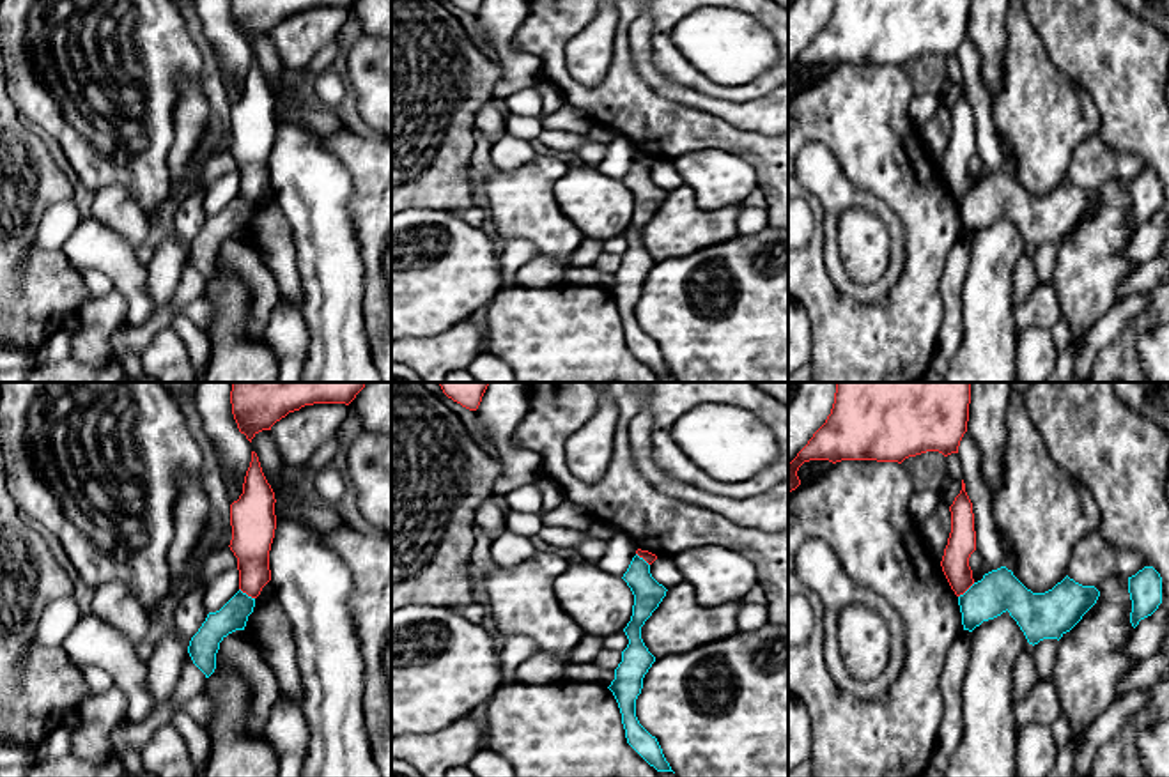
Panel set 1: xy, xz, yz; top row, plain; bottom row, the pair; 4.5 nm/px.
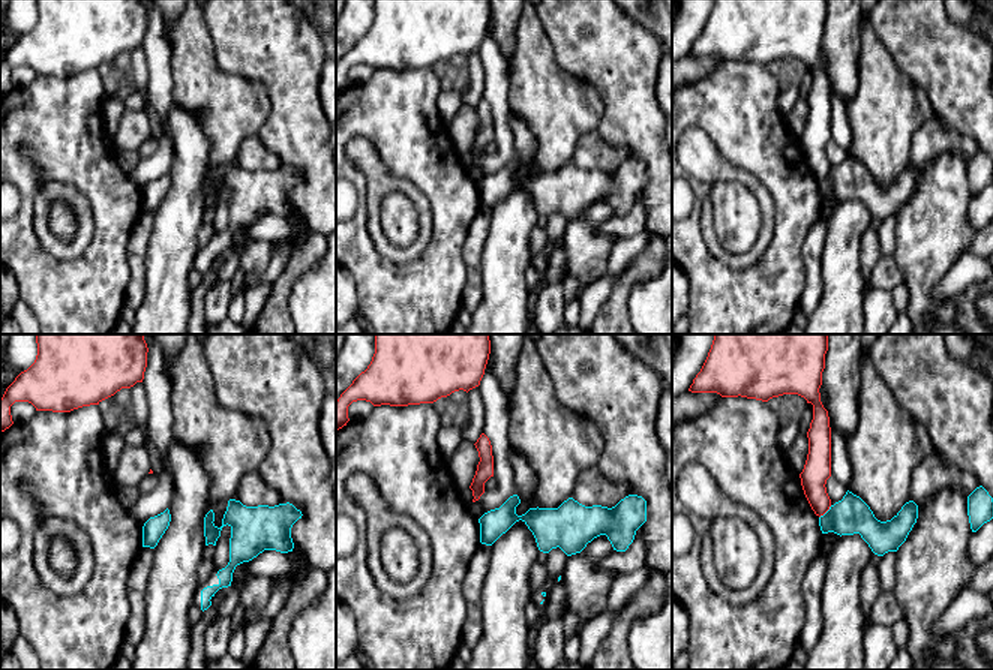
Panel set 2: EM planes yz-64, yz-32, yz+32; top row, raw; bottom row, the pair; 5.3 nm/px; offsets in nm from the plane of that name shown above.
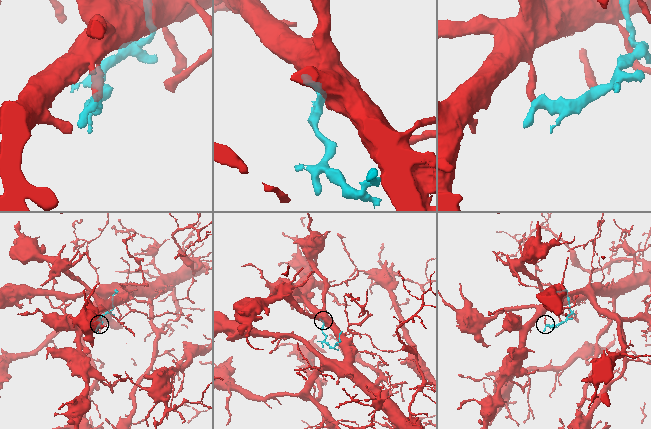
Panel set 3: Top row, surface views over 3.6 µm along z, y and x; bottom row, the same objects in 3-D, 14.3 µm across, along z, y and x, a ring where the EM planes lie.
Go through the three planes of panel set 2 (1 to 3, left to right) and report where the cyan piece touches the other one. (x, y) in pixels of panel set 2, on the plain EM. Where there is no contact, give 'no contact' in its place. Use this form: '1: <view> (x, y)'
1: no contact
2: no contact
3: yz+32 (825, 176)

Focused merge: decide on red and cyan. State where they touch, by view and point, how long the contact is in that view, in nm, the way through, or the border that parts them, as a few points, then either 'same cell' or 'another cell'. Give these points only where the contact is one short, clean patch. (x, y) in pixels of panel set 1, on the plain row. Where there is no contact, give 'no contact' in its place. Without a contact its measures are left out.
yz (966, 193) | 100 nm | along yz (975, 186), (959, 200) | another cell

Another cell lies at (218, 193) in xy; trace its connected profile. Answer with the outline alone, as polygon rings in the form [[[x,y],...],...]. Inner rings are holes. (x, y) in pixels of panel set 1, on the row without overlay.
[[[228,172],[204,186],[204,209],[207,216],[220,214],[239,195],[239,173]]]

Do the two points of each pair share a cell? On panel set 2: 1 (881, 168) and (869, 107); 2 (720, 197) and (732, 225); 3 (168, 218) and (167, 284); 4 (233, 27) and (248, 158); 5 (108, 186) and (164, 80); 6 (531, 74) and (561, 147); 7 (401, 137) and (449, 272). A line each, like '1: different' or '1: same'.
1: same
2: same
3: same
4: different
5: different
6: same
7: same

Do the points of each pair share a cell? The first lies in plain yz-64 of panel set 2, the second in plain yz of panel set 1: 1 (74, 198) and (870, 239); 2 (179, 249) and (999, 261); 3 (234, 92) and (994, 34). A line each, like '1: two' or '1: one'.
1: two
2: one
3: two

